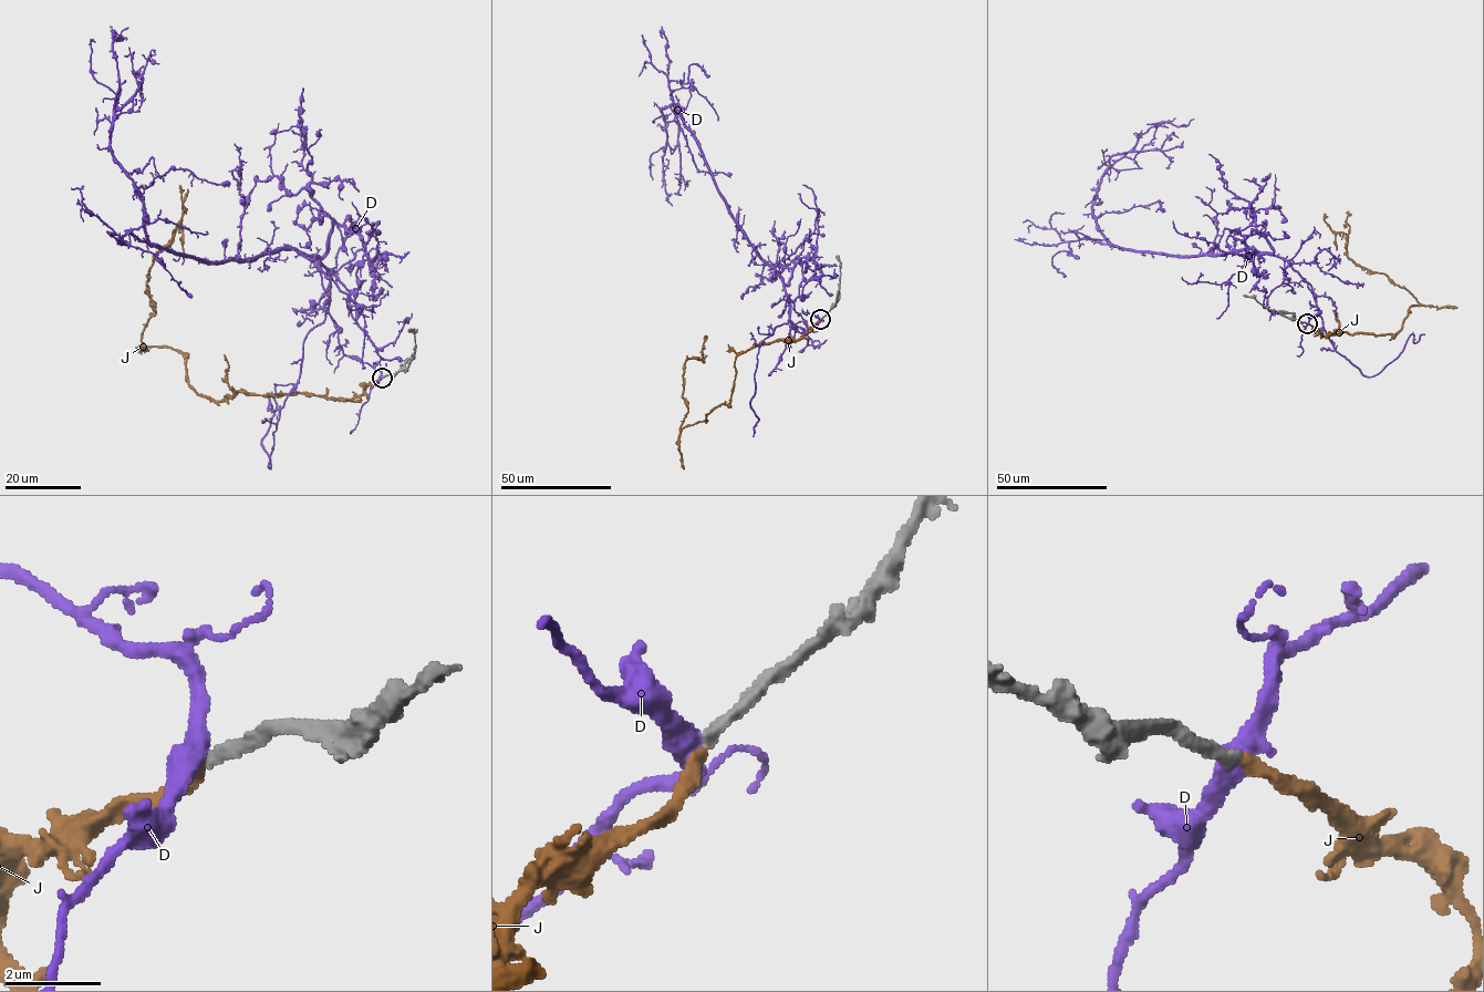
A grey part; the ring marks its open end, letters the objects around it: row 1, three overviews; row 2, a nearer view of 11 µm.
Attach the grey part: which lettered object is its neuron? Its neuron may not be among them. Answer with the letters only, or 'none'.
J

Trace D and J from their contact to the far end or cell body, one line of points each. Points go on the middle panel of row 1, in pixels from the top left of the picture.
D: (820, 319), (800, 332), (789, 319), (781, 278), (738, 226), (673, 104), (662, 110), (663, 182), (672, 205)
J: (820, 319), (797, 340), (742, 352), (729, 403), (680, 430), (688, 411), (684, 363), (701, 359), (707, 337)

